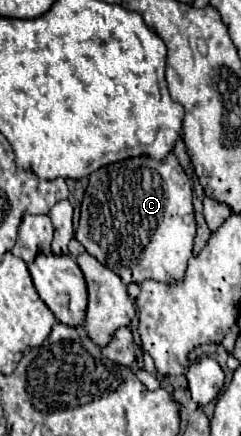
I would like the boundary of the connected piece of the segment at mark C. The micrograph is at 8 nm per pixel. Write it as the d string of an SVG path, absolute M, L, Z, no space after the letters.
M173 154L163 162L153 158L129 158L93 172L81 204L81 220L75 238L91 256L113 270L123 284L141 284L149 278L165 284L181 282L181 278L185 278L185 266L193 256L195 218L191 206L191 184L177 158Z

